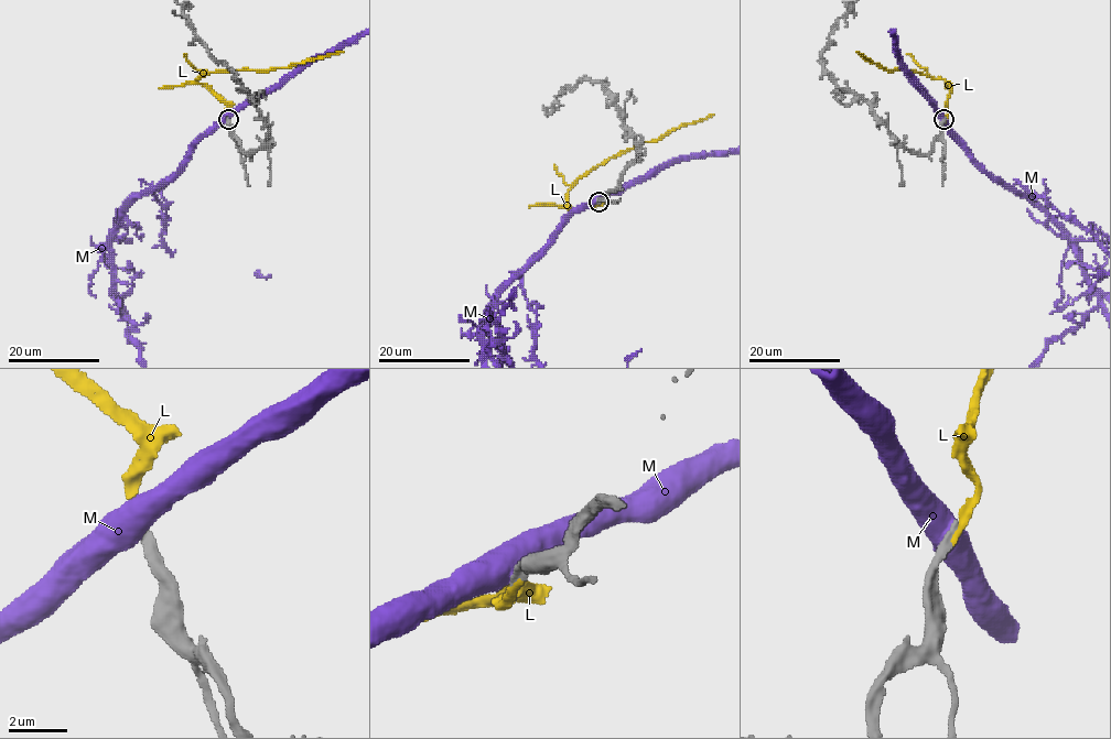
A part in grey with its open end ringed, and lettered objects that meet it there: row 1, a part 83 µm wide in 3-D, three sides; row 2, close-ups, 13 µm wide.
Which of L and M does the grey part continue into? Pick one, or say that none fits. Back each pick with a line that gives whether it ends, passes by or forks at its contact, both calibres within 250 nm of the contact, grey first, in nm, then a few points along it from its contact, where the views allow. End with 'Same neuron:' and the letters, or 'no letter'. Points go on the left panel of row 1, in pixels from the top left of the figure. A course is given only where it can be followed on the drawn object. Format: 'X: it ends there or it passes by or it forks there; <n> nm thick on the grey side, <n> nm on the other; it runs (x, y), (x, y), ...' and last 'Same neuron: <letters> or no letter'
L: it ends there; 360 nm thick on the grey side, 260 nm on the other
Same neuron: L

